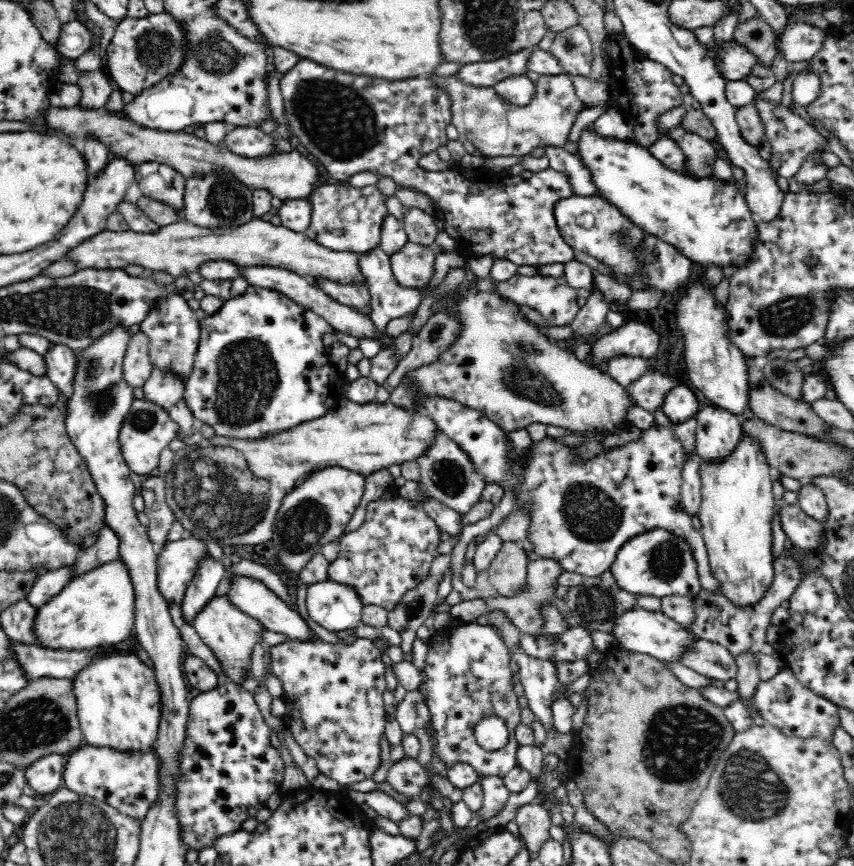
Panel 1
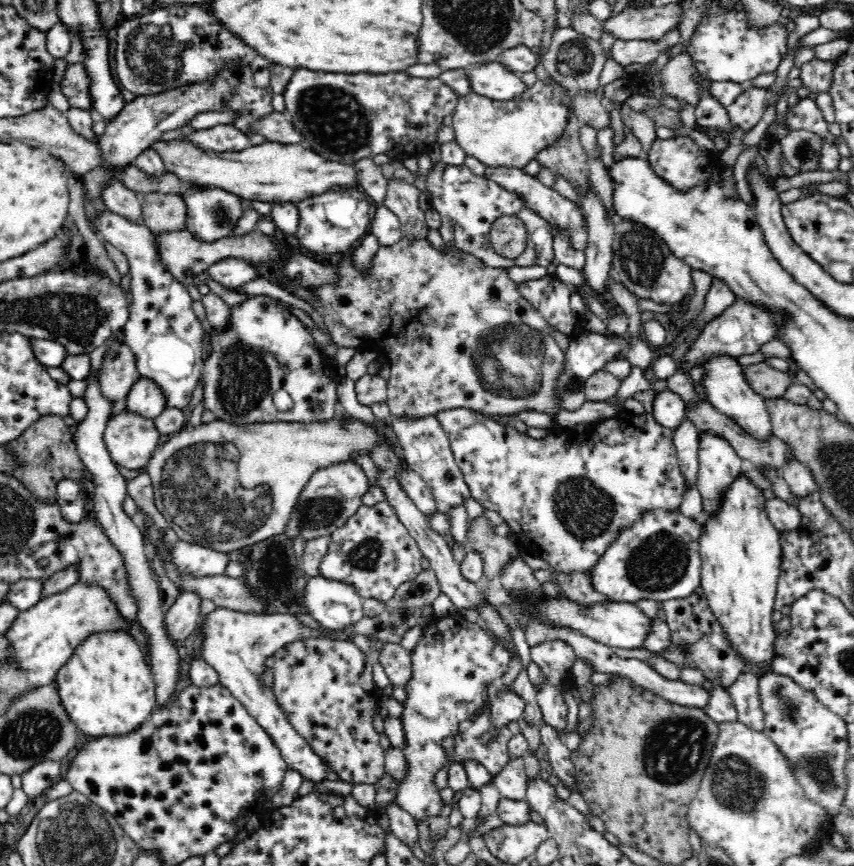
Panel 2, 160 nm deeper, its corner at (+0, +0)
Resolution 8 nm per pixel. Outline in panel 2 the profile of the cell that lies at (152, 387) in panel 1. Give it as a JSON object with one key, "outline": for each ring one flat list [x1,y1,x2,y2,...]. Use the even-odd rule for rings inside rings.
{"outline":[[141,378,133,383,132,389,126,394,124,410,154,419,164,412,164,393,156,383]]}

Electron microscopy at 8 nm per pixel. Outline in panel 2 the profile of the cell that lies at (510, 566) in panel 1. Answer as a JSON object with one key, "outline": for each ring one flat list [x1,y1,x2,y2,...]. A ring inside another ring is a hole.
{"outline":[[478,514,466,524,466,541,478,556,482,557,483,573,490,580,496,578,502,566,520,553,520,545,512,544,494,531,494,526,486,515]]}

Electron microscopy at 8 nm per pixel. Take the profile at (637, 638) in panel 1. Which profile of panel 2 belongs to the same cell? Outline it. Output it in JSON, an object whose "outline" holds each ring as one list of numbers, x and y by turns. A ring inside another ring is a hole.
{"outline":[[503,589,500,595,492,595,492,605,494,605,498,617,502,617,502,621,506,623,506,631,510,633,510,636,516,629,525,632,529,624,536,621,536,623,544,623,550,627,562,627,562,629,578,631,578,633,582,633,582,635,586,635,596,642,604,643,606,646,632,650,634,648,640,649,644,638,646,638,646,632,650,632,651,618,644,616,644,613,635,603,609,600,608,602,596,602,596,604,584,606,579,602,570,600,561,589,556,596,534,592,534,594,517,598,513,592,514,590]]}

